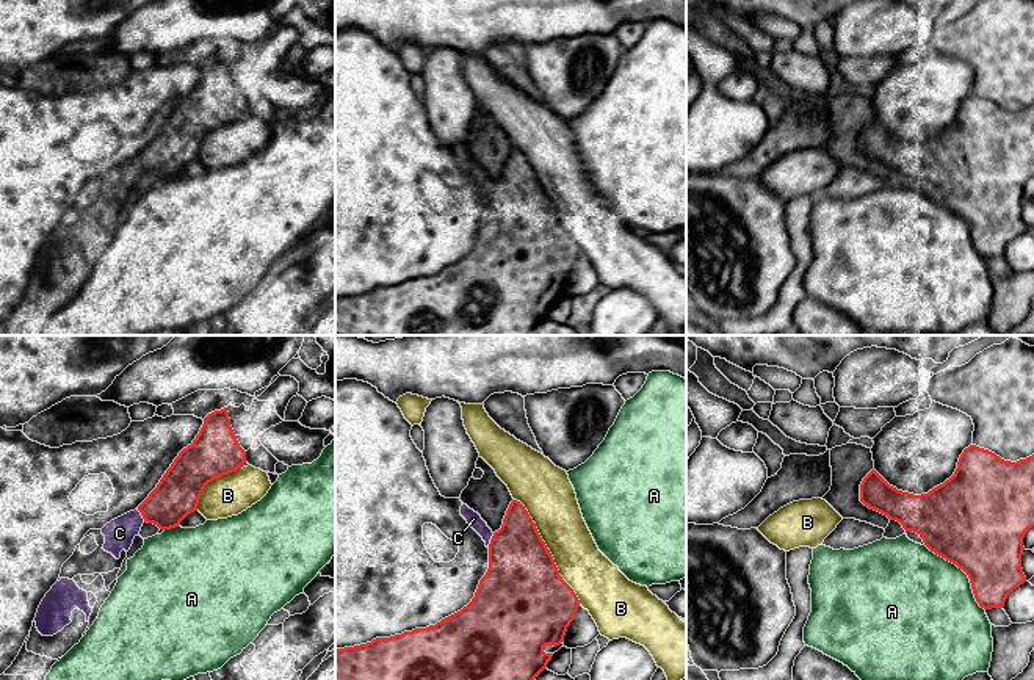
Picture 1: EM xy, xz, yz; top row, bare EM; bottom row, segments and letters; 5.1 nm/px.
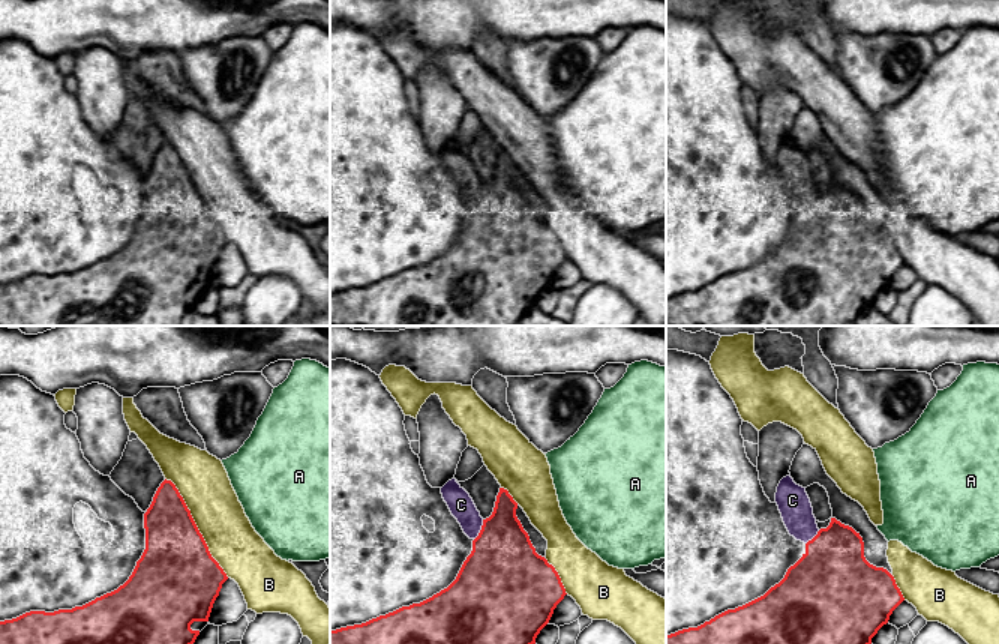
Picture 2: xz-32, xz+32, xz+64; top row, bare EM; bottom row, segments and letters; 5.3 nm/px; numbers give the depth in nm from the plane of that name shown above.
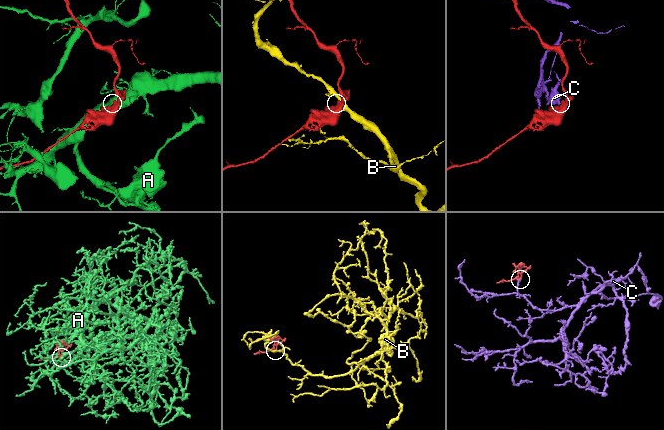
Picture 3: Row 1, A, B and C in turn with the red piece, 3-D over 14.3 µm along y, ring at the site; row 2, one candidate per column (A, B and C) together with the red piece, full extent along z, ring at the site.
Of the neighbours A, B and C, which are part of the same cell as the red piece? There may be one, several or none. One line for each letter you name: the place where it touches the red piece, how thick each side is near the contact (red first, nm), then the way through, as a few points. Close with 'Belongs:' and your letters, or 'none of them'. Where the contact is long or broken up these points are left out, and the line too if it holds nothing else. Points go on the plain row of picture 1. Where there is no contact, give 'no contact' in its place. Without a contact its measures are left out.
C: meets red in xz at (491, 190); 360 nm thick on the red side, 80 nm on the other
Belongs: C

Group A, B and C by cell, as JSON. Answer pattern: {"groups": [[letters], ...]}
{"groups": [["A"], ["B"], ["C"]]}

